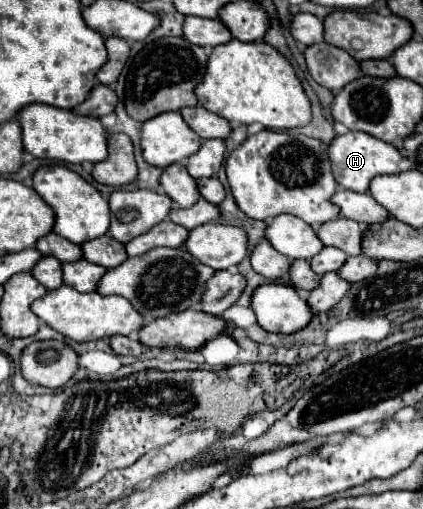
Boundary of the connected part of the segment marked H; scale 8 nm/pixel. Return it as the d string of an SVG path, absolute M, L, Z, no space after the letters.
M352 131L346 135L338 135L328 149L330 161L332 161L332 171L334 177L338 179L338 185L342 185L344 189L356 191L356 193L366 193L370 181L376 175L390 175L390 173L400 173L398 163L402 161L400 151L386 141L378 141L376 137L370 137L368 133L360 133L360 131Z

